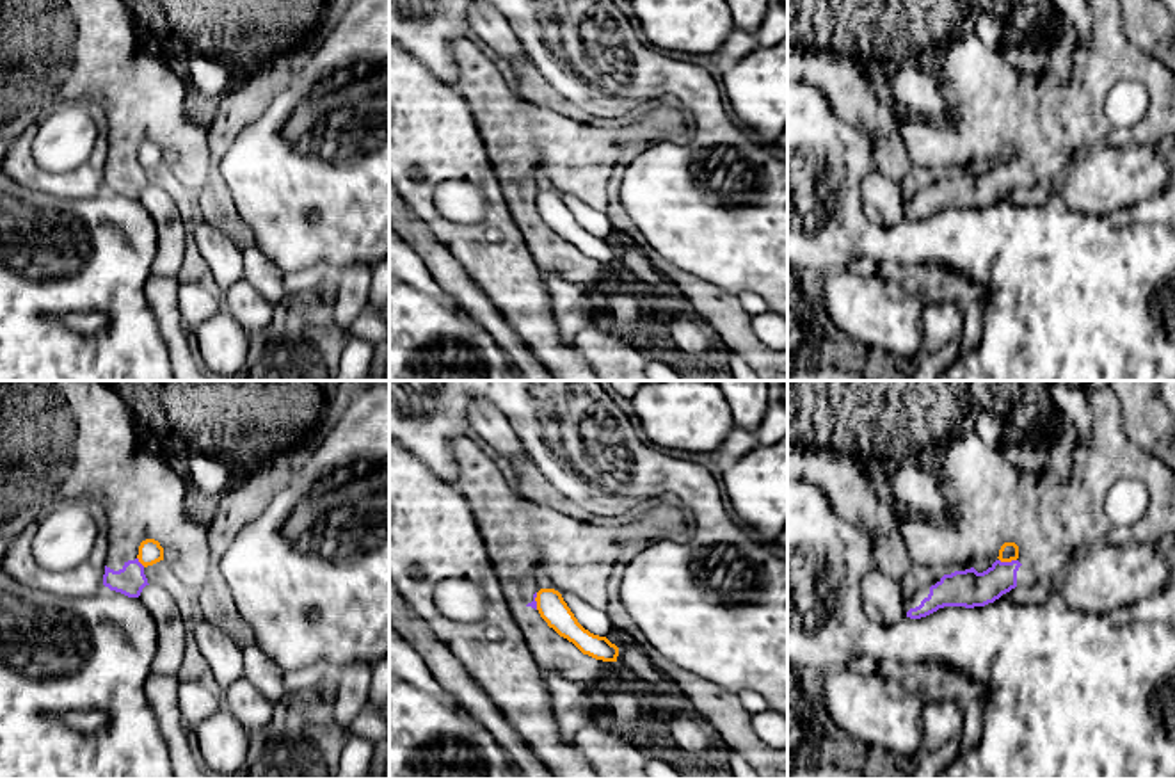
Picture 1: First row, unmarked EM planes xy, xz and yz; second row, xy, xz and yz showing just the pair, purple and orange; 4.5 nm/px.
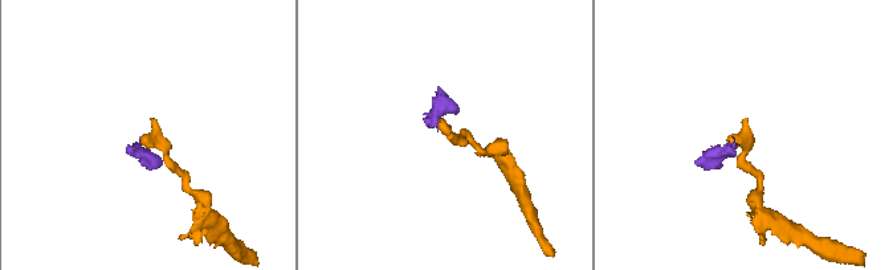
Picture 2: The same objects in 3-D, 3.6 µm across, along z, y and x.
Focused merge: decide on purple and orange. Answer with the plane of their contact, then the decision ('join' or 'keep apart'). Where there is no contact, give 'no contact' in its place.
meets purple in yz; keep apart

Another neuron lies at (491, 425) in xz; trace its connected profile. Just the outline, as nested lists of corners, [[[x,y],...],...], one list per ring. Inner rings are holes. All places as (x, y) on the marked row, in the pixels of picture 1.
[[[482,398],[471,400],[468,406],[468,423],[476,432],[476,439],[489,443],[510,462],[528,459],[521,439],[496,406]]]

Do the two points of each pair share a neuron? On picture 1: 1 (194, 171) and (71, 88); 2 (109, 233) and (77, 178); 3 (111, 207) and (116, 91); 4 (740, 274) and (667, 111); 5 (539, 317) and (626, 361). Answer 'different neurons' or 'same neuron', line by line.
1: same neuron
2: different neurons
3: different neurons
4: different neurons
5: different neurons

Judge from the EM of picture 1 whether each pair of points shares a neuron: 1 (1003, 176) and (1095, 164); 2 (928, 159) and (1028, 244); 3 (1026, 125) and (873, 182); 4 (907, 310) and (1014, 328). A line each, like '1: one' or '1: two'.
1: two
2: two
3: two
4: two

